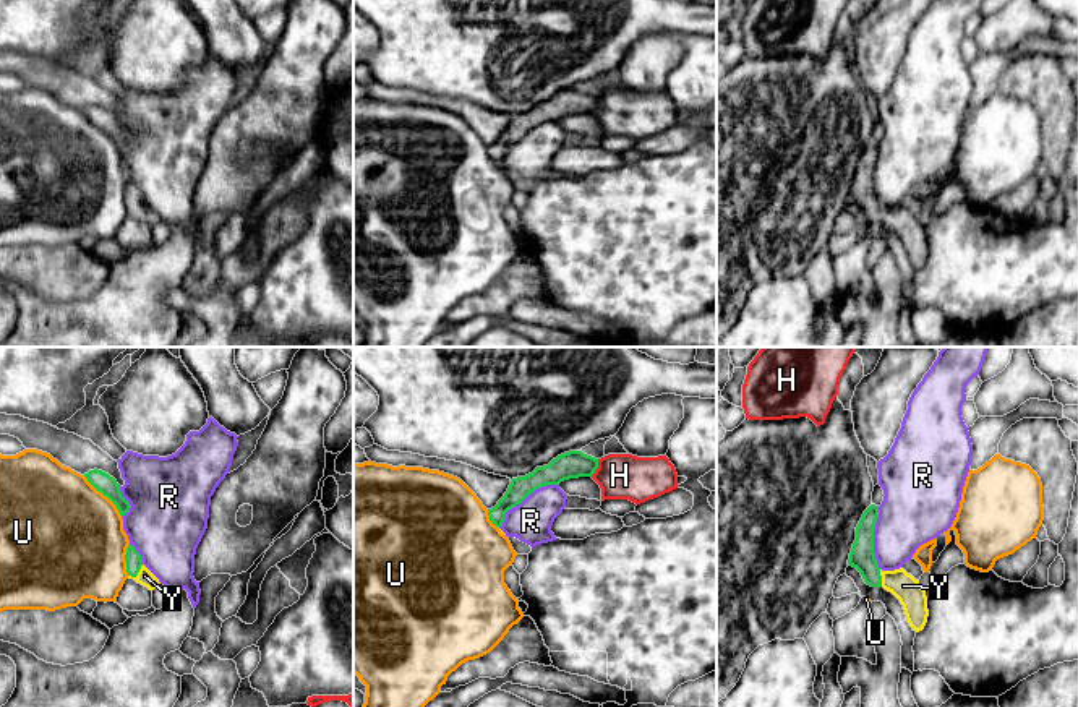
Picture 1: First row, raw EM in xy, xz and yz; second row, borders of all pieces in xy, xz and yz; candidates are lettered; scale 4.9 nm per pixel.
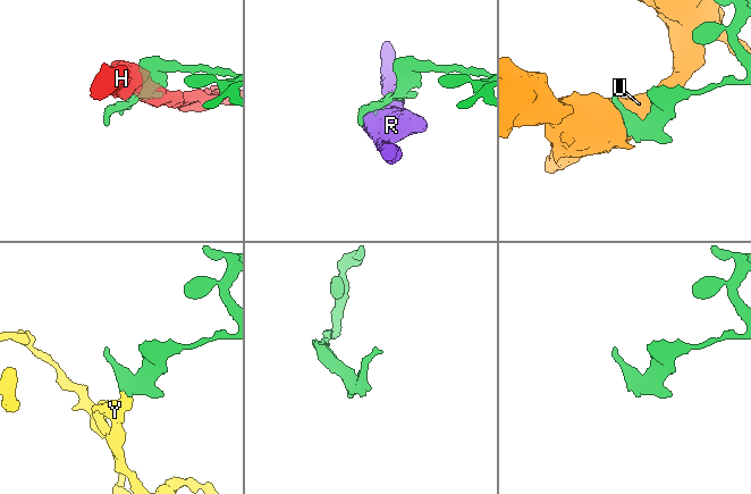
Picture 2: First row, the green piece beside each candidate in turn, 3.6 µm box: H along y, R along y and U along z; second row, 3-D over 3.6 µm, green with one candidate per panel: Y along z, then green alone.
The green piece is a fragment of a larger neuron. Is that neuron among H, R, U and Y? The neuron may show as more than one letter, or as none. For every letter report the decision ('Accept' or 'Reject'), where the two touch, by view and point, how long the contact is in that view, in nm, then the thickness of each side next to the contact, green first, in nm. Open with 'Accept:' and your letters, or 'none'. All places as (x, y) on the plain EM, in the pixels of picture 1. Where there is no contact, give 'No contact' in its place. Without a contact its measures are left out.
Accept: Y
H: Reject. Touches green at xz (597, 104). Shared border 100 nm. Thickness 140 nm (green) against 220 nm
R: Reject. Touches green at xz (524, 135). Shared border 360 nm. Thickness 120 nm (green) against 200 nm
U: Reject. Touches green at xy (104, 132). Shared border 280 nm. Thickness 100 nm (green) against 500 nm
Y: Accept. Touches green at xy (136, 211). Shared border 100 nm. Thickness 80 nm (green) against 80 nm

